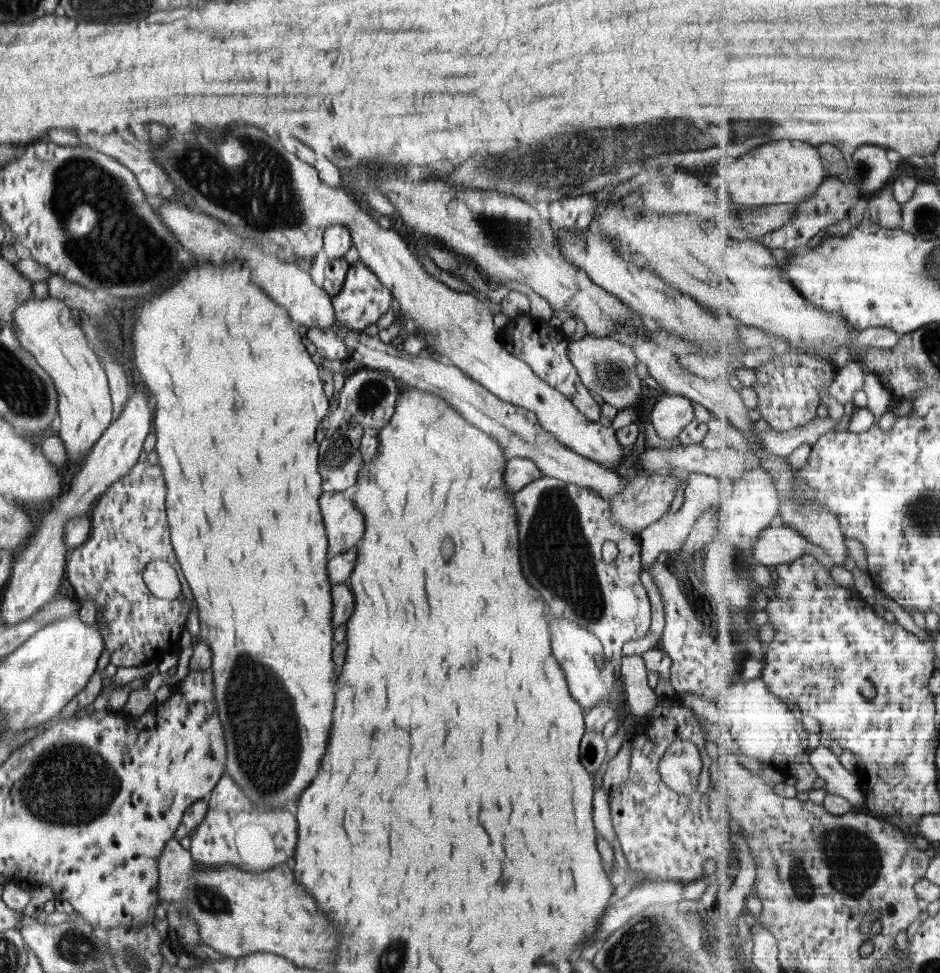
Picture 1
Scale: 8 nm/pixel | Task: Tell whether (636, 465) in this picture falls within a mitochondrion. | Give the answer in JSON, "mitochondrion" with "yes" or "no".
{"mitochondrion":"no"}

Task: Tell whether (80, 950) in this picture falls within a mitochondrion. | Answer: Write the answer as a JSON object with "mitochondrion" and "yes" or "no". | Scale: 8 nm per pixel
{"mitochondrion":"yes"}

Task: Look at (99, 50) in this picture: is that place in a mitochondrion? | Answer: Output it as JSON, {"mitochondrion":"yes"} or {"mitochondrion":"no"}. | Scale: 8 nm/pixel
{"mitochondrion":"no"}

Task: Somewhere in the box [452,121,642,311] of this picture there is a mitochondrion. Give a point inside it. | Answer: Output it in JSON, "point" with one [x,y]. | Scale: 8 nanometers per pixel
{"point":[516,237]}

